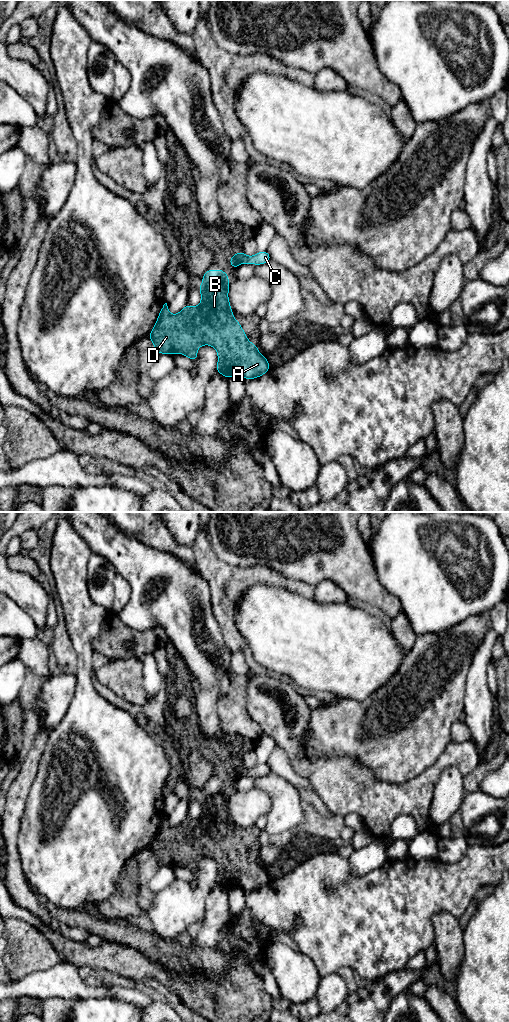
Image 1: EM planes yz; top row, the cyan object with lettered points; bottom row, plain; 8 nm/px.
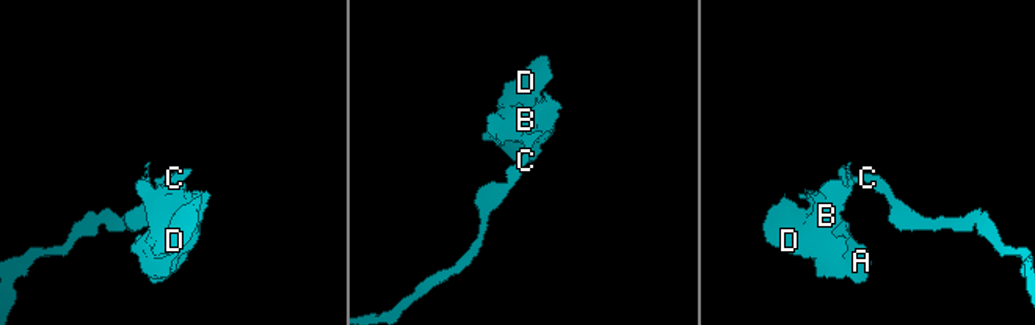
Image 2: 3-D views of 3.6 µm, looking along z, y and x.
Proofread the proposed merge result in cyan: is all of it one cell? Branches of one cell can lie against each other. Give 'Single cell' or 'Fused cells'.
Fused cells

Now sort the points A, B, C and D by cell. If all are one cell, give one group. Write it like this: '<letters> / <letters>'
A B D / C

